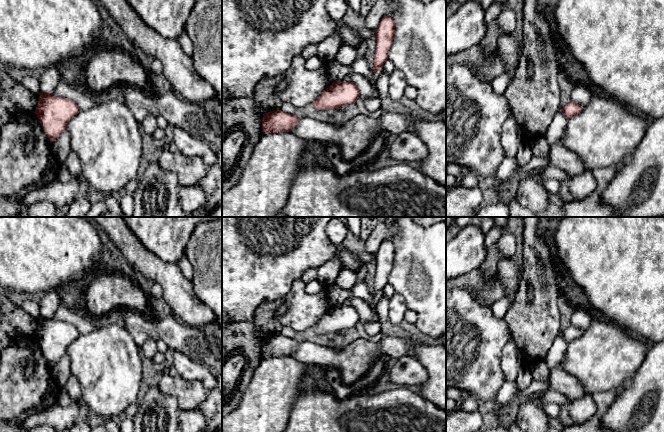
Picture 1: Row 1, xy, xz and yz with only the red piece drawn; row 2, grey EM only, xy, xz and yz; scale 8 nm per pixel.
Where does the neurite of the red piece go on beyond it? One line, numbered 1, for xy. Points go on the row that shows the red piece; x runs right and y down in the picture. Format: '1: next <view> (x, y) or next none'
1: next none

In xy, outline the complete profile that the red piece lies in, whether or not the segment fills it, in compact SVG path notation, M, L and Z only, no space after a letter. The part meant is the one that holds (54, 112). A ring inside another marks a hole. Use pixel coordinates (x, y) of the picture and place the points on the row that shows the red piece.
M46 92L39 97L34 113L50 142L53 142L66 130L67 123L79 112L80 108L74 101Z

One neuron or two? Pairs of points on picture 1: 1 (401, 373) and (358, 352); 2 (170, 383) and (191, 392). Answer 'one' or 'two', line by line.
1: two
2: one

